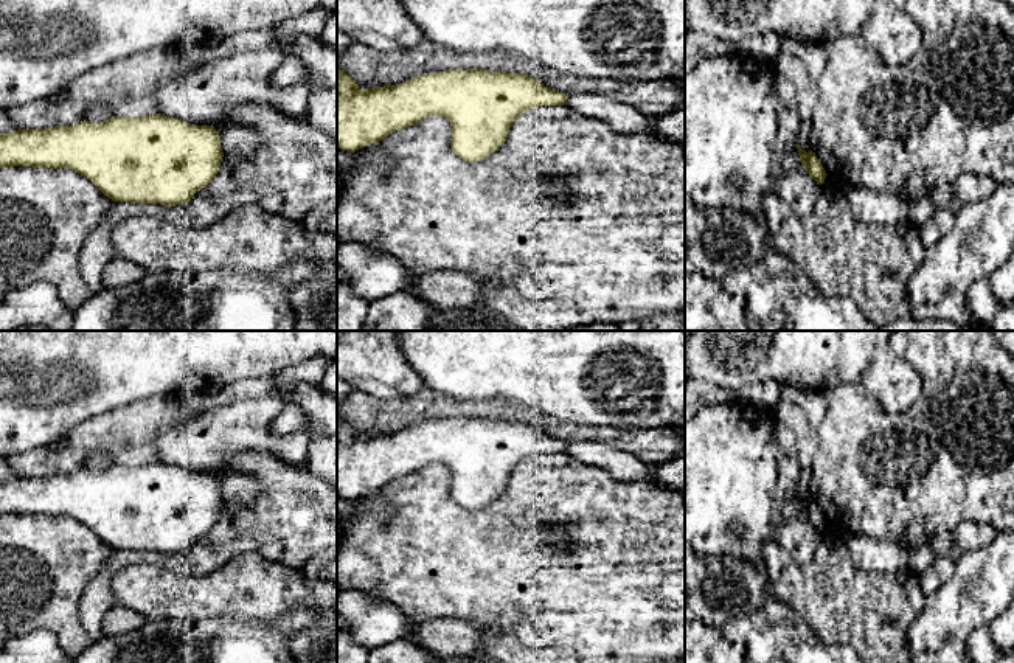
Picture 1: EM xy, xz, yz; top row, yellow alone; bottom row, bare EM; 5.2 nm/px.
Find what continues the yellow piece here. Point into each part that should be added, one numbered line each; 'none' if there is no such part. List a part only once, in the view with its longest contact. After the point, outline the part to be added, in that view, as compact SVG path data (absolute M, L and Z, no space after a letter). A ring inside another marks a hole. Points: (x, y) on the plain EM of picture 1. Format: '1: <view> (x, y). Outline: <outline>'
none

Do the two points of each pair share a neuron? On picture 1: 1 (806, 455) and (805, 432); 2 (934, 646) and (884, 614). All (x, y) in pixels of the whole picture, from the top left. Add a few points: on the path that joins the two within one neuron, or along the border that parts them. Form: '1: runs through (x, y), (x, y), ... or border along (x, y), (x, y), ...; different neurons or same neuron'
1: runs through (806, 449), (805, 438); same neuron
2: border along (924, 597), (924, 606), (907, 631), (907, 646); different neurons

